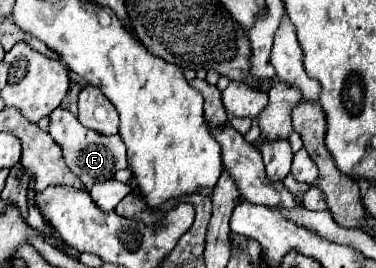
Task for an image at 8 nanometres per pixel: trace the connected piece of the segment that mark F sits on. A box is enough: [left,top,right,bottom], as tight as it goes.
[49,108,129,190]

